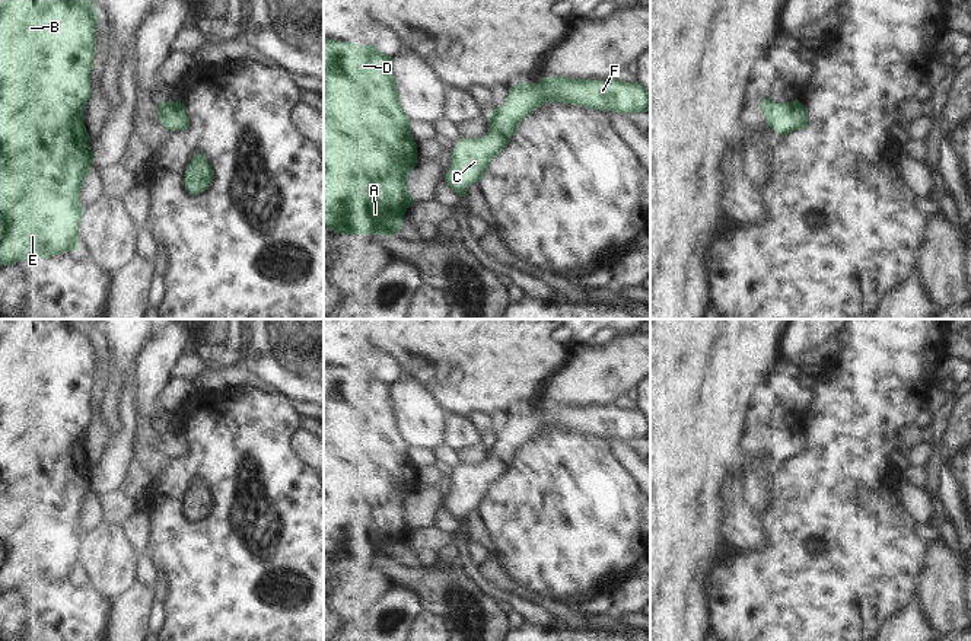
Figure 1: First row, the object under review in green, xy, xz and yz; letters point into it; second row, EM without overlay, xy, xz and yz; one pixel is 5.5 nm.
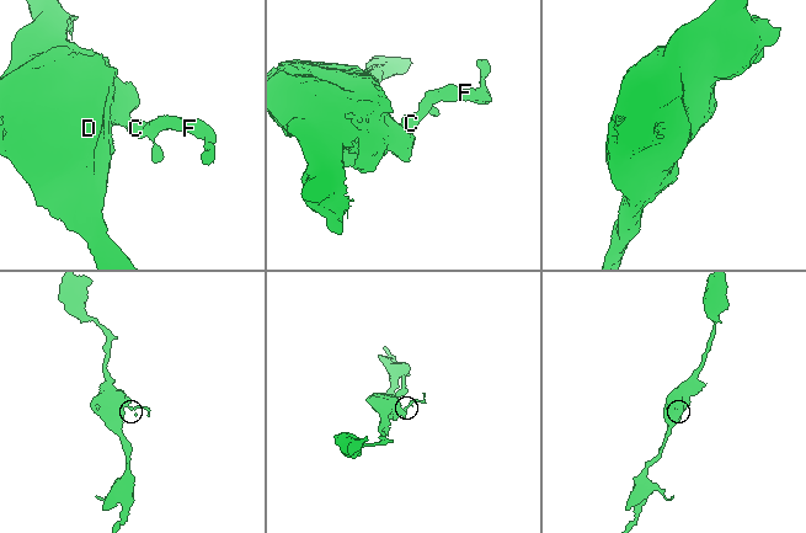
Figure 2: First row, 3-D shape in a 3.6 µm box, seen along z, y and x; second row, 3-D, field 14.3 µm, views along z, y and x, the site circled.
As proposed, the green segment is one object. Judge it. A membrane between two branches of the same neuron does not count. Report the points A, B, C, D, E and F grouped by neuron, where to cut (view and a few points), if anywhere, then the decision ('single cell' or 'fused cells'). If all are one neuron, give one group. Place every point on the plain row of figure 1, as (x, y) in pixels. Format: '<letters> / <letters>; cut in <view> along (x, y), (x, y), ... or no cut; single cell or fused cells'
A B C D E F; no cut; single cell

